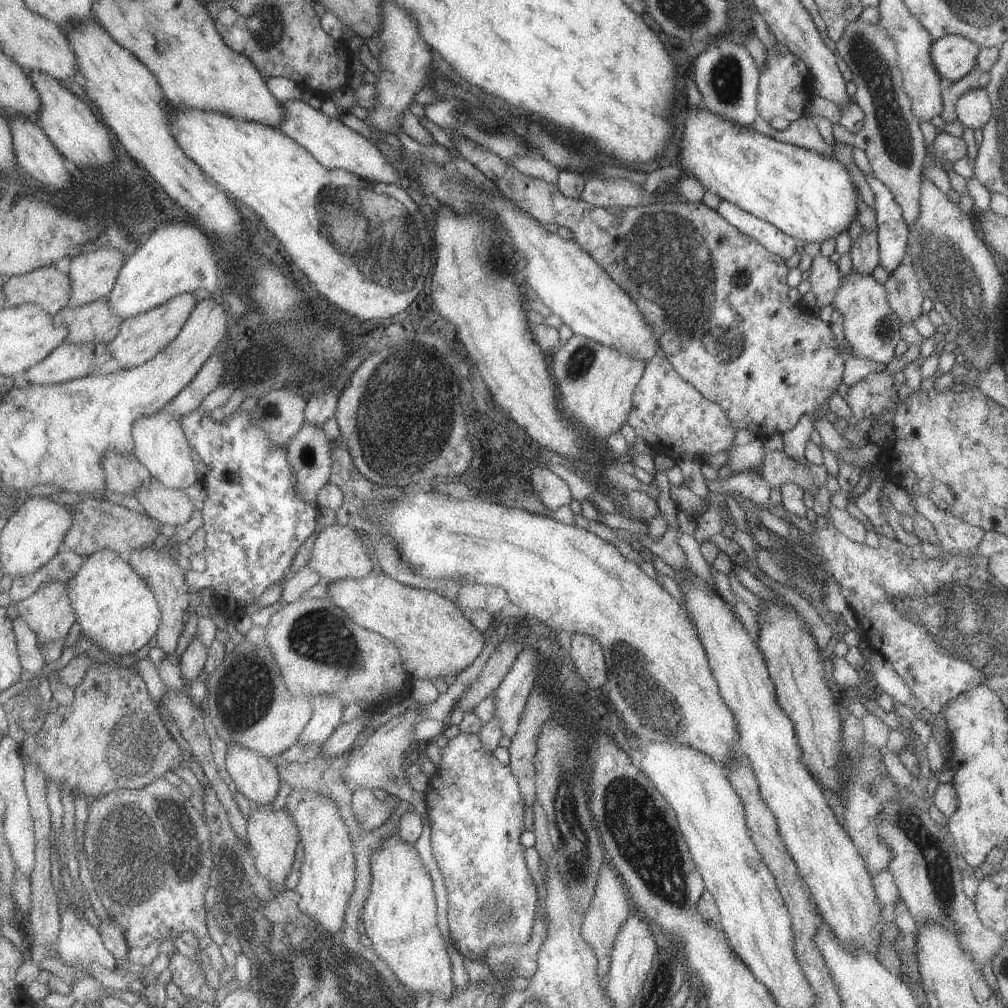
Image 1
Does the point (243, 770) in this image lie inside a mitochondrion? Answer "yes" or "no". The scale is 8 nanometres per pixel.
no

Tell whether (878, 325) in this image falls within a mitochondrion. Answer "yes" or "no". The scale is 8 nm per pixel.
no

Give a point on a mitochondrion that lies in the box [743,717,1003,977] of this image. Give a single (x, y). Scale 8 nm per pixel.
(940, 873)

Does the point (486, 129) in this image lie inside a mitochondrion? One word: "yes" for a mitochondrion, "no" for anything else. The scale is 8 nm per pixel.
yes

